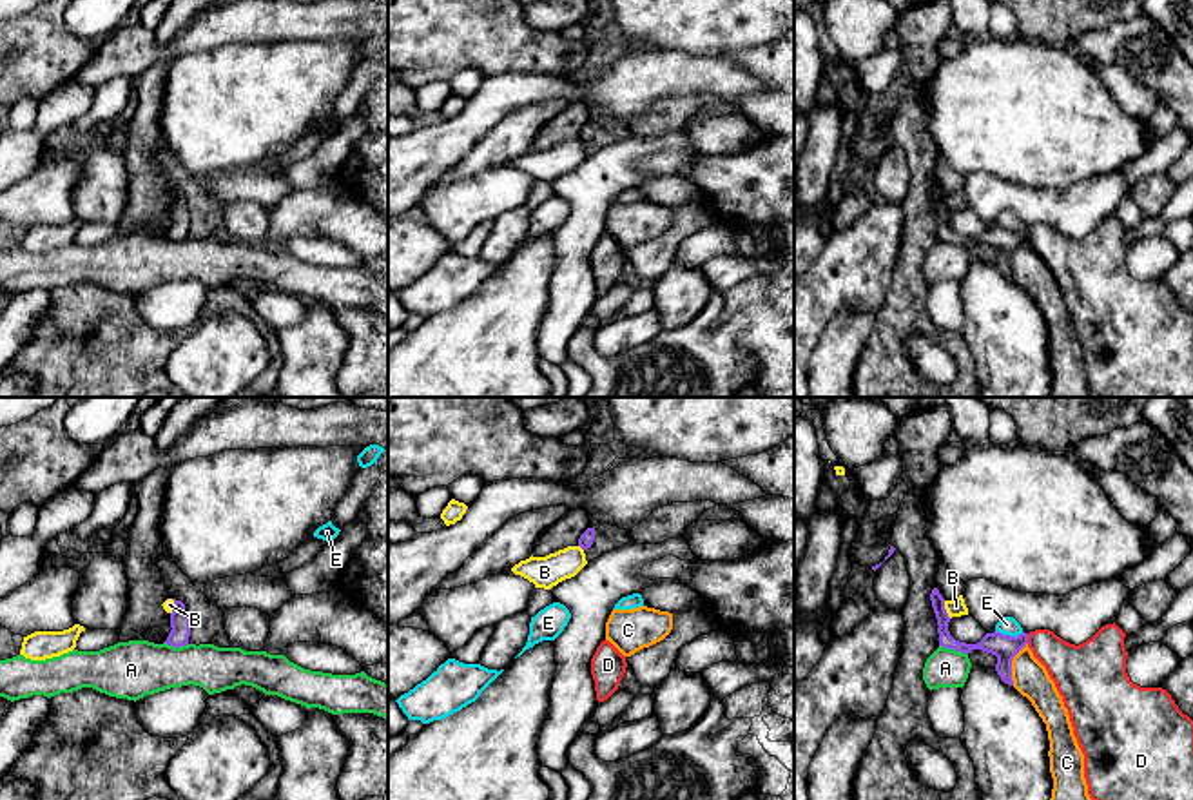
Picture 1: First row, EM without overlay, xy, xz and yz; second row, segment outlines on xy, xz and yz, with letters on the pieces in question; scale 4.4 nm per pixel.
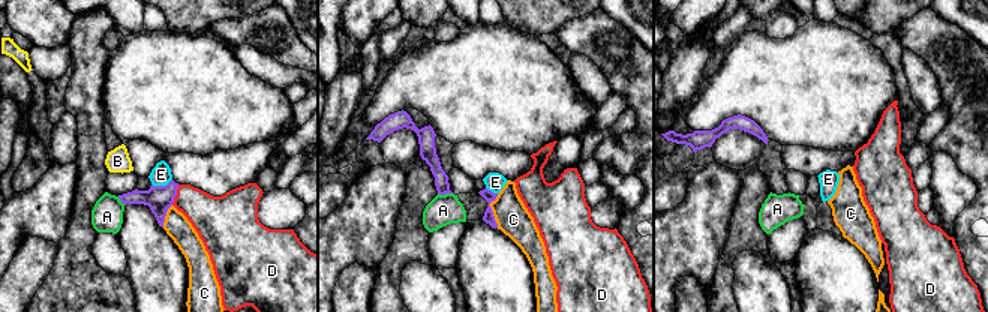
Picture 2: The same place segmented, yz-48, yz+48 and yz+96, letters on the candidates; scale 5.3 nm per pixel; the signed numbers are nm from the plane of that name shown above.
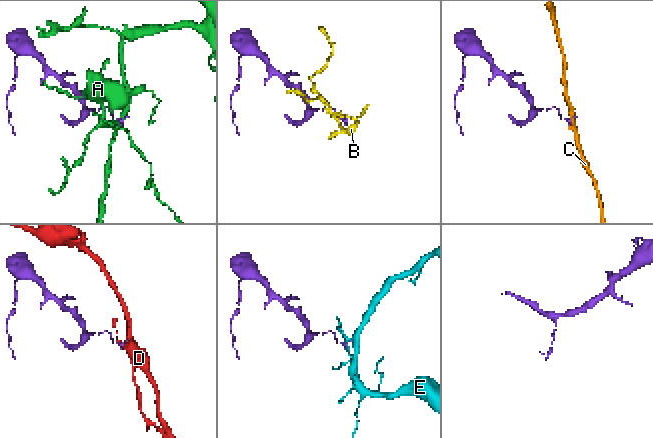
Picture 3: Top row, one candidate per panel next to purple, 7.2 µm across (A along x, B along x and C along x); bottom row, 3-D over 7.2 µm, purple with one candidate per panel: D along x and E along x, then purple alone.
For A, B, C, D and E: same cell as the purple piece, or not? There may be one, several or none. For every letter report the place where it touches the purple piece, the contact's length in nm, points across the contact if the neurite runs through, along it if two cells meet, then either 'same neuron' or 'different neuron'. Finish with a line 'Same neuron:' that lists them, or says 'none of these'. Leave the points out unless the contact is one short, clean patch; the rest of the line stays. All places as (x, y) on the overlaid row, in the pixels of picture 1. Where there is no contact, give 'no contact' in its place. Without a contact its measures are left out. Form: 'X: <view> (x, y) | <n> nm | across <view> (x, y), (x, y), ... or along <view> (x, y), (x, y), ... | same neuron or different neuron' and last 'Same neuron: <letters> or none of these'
A: yz (954, 648) | 140 nm | along yz (940, 644), (967, 655) | different neuron
B: yz (945, 610) | 90 nm | along yz (943, 601), (943, 608), (950, 617) | different neuron
C: yz (1010, 664) | 200 nm | along yz (1027, 643), (1012, 661), (1012, 684) | different neuron
D: yz (1027, 639) | 50 nm | along yz (1027, 634), (1028, 643) | different neuron
E: yz (1008, 635) | 130 nm | along yz (996, 630), (1007, 635), (1019, 635), (1023, 632) | different neuron
Same neuron: none of these

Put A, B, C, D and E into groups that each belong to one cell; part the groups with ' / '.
A / B / C / D / E

